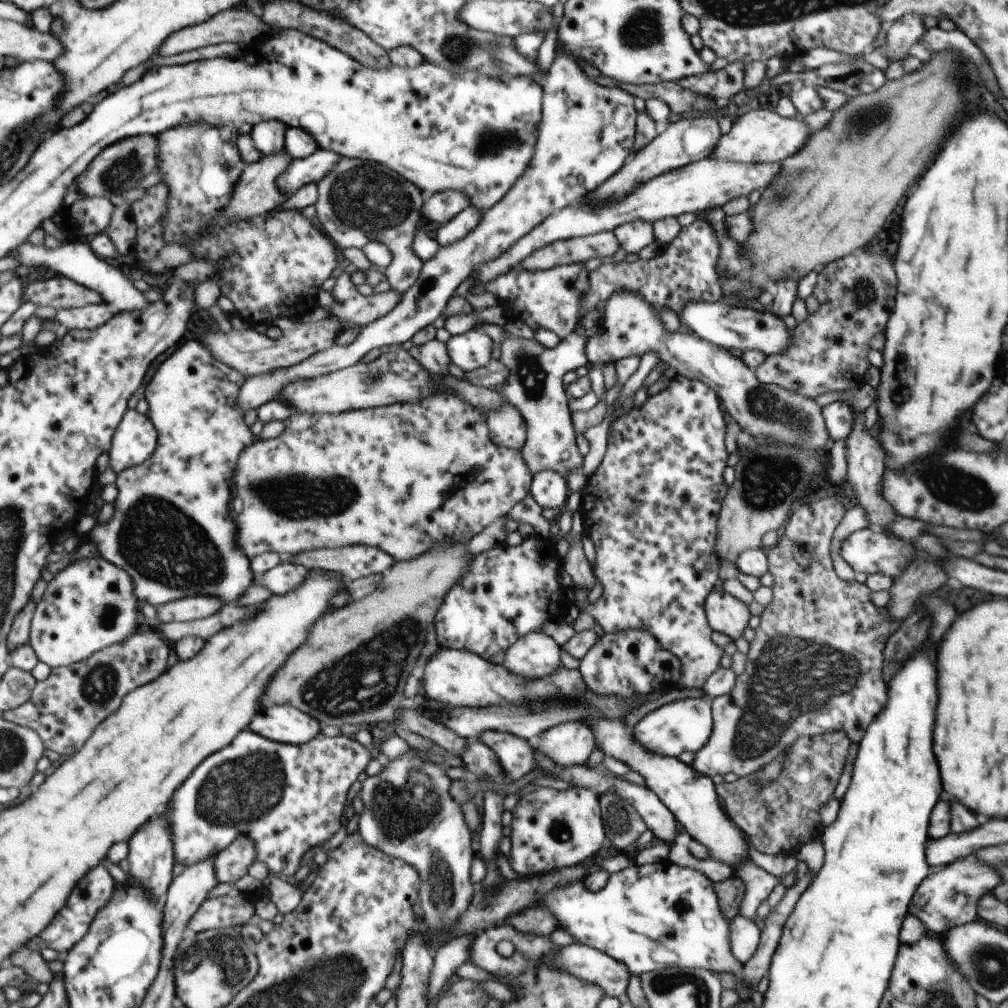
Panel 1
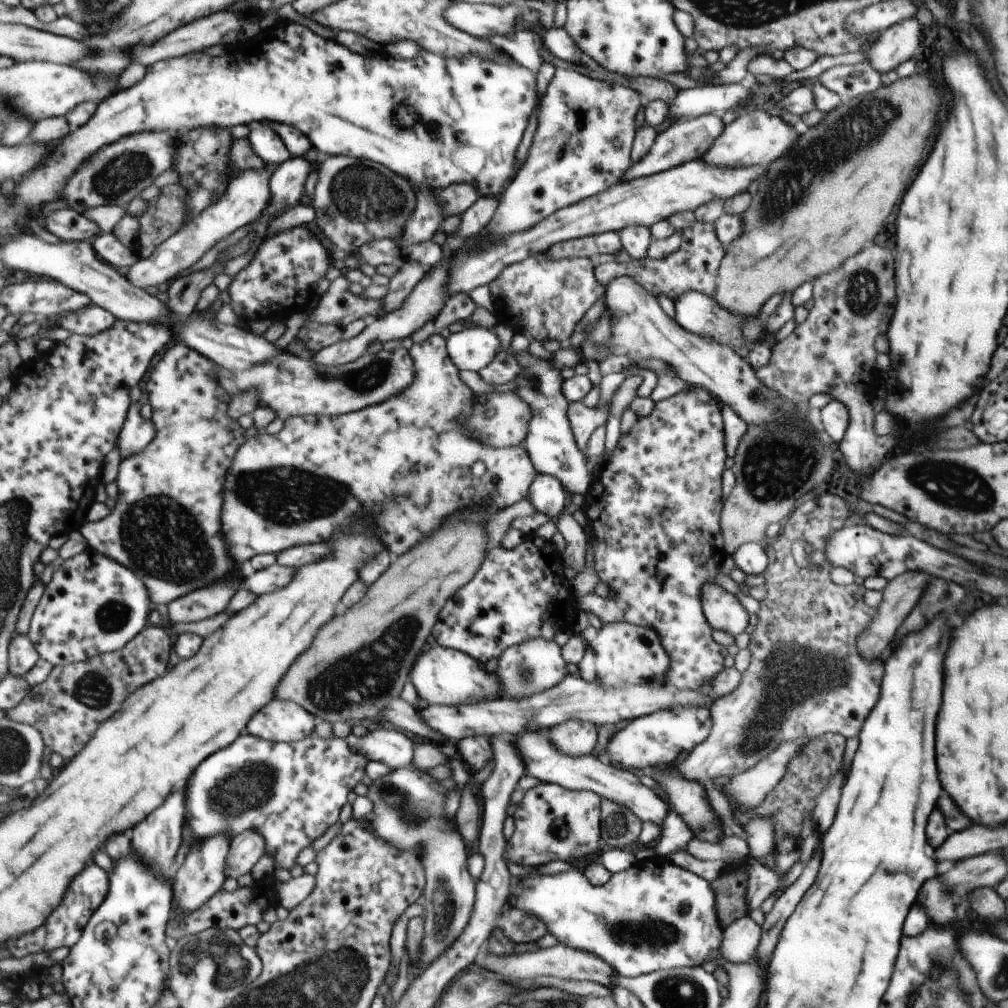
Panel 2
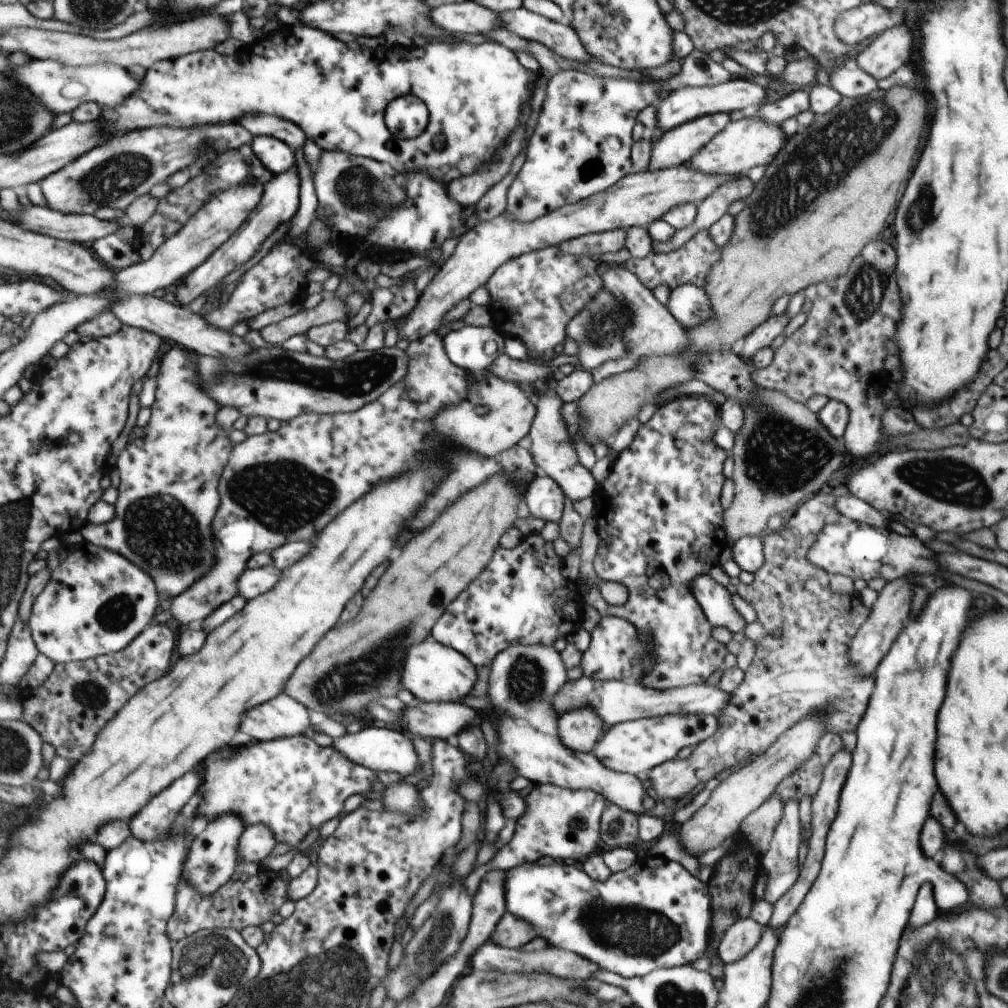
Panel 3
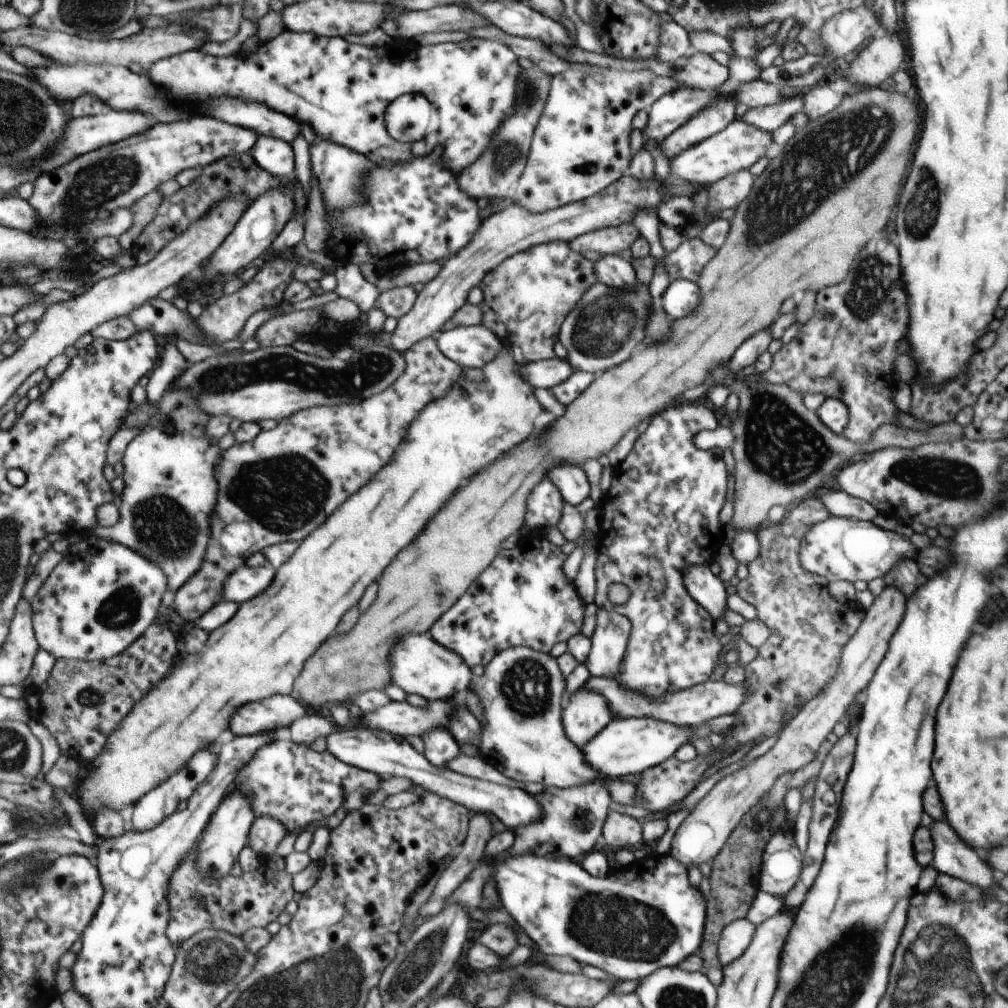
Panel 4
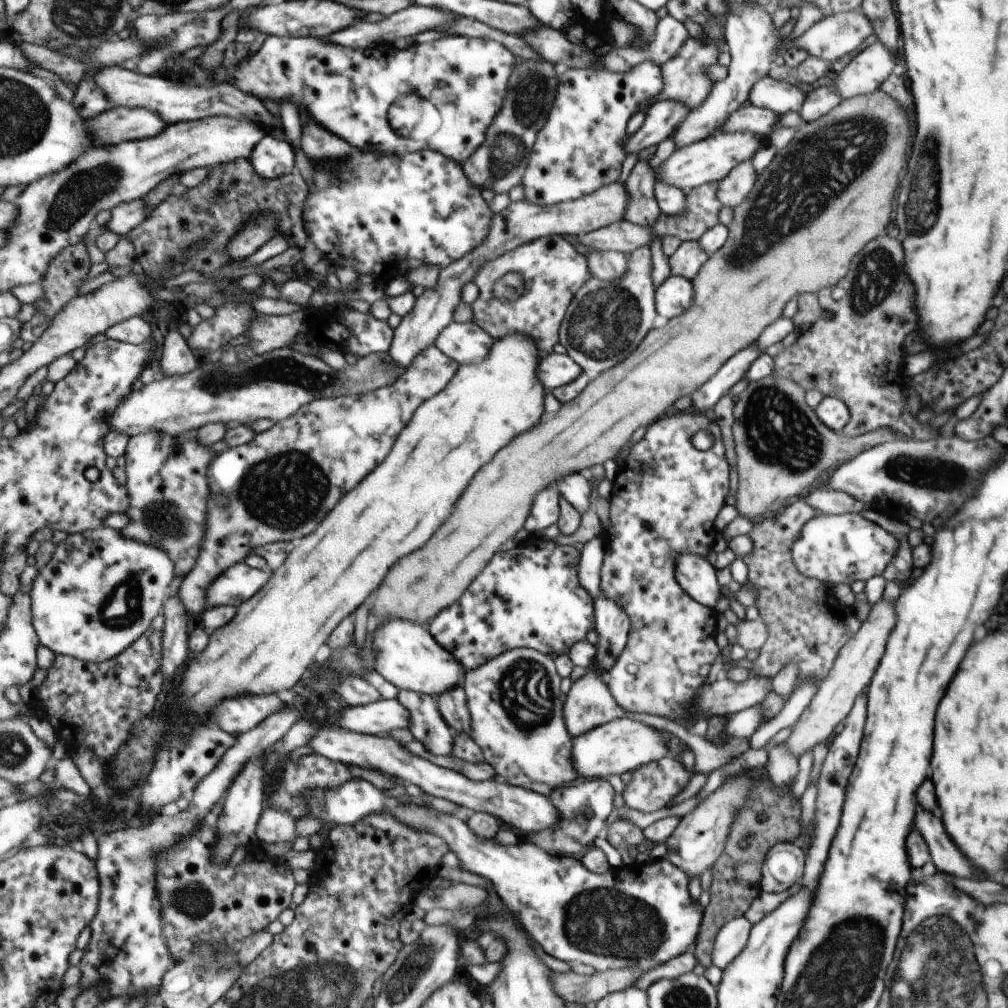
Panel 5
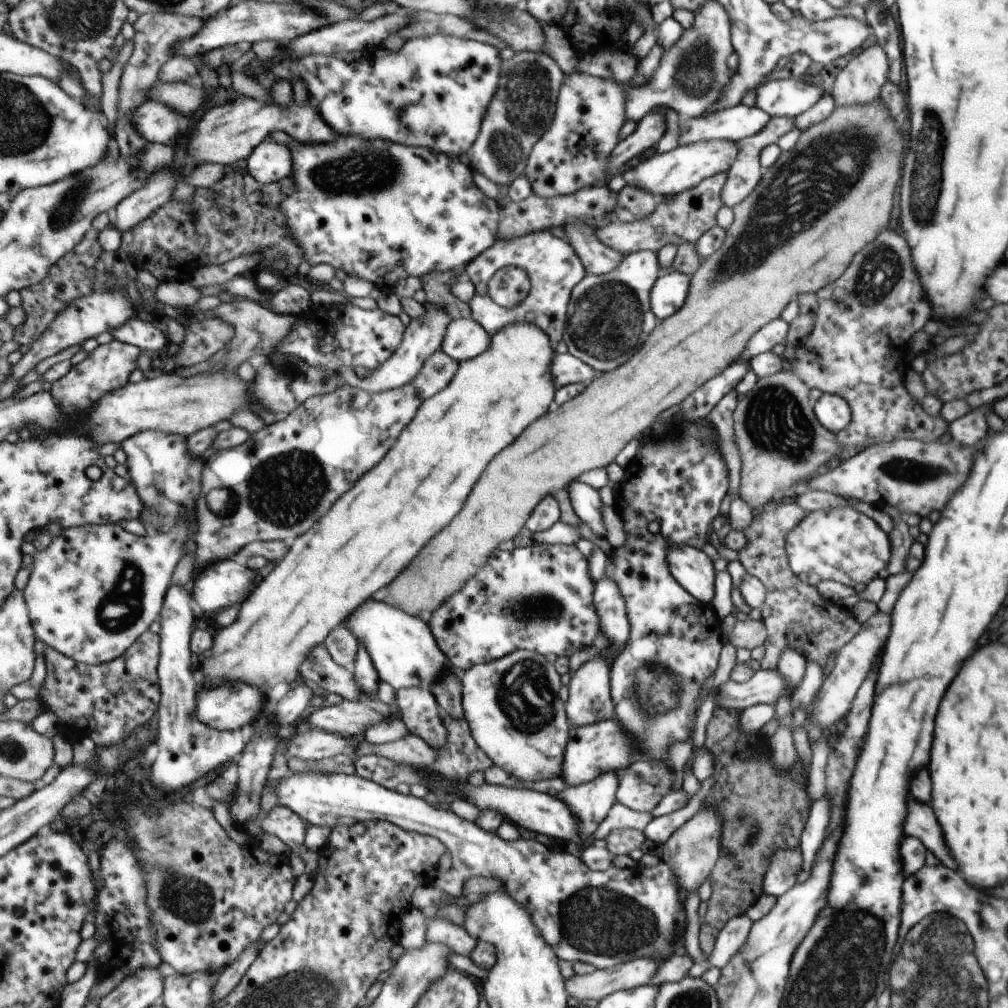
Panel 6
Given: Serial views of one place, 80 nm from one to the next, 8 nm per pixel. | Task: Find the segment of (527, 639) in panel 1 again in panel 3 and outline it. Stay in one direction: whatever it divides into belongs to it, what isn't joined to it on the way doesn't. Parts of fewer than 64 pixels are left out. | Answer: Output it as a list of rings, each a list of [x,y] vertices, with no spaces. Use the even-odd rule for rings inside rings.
[[[512,644],[505,651],[499,651],[490,666],[486,689],[487,699],[489,707],[493,709],[493,706],[497,706],[501,710],[501,712],[496,713],[500,716],[500,722],[503,722],[503,726],[497,730],[499,742],[496,745],[496,754],[499,756],[498,759],[509,761],[511,766],[516,768],[516,776],[521,775],[528,778],[533,786],[549,783],[564,789],[589,789],[596,793],[602,793],[609,803],[641,816],[644,789],[635,775],[612,771],[600,760],[596,760],[591,752],[575,752],[562,744],[557,732],[557,718],[559,717],[554,715],[550,700],[553,695],[558,694],[568,676],[565,676],[565,667],[560,653],[553,645],[523,646]]]

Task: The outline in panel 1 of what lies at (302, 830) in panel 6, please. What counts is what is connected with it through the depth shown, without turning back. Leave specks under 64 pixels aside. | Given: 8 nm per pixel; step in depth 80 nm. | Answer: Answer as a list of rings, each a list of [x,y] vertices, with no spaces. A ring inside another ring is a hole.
[[[243,834],[223,850],[217,857],[217,878],[219,883],[235,883],[246,874],[249,875],[251,864],[257,861],[257,846],[251,836]]]

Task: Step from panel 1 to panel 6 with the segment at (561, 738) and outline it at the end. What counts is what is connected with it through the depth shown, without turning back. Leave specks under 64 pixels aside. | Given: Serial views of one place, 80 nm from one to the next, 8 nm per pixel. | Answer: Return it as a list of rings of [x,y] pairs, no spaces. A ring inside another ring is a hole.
[[[591,657],[572,672],[570,681],[565,687],[566,713],[570,726],[587,726],[599,721],[613,719],[614,703],[609,700],[610,668],[603,658]]]

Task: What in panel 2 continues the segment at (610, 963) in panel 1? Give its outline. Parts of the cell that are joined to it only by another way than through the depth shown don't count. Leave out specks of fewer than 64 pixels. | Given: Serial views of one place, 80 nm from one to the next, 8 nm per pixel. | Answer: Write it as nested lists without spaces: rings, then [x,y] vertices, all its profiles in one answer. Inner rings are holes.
[[[557,943],[547,948],[539,948],[533,954],[521,954],[521,956],[491,956],[485,952],[485,944],[481,944],[479,952],[475,955],[474,964],[479,964],[483,968],[503,976],[511,976],[511,978],[535,978],[535,976],[551,976],[551,978],[559,978],[559,980],[590,980],[614,988],[612,979],[616,976],[614,968],[607,966],[606,962],[595,953],[584,950],[574,949],[573,947]]]

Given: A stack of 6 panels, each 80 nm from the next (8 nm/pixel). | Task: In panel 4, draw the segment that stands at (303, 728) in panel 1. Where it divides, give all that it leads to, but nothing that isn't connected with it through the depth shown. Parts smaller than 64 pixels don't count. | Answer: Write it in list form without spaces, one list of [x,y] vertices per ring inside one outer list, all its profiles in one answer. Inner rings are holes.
[[[273,696],[263,702],[247,704],[235,714],[231,730],[237,736],[277,732],[281,728],[290,729],[295,721],[309,715],[293,696]]]

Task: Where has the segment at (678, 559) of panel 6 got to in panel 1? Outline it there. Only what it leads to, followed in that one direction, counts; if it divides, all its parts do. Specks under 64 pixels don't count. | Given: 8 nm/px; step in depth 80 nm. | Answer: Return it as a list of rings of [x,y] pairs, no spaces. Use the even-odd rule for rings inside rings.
[[[720,591],[707,594],[707,601],[704,605],[707,625],[711,629],[719,634],[725,634],[731,641],[741,636],[749,620],[749,610],[743,602]]]

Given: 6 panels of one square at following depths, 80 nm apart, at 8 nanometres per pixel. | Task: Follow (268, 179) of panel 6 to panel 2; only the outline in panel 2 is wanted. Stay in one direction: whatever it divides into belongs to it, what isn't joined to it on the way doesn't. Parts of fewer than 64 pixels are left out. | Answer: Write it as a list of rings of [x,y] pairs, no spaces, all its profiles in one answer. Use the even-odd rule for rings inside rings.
[[[263,122],[251,124],[251,138],[249,140],[251,140],[255,152],[267,164],[281,166],[285,160],[291,158],[291,152],[287,150],[285,142],[269,124],[263,124]]]

